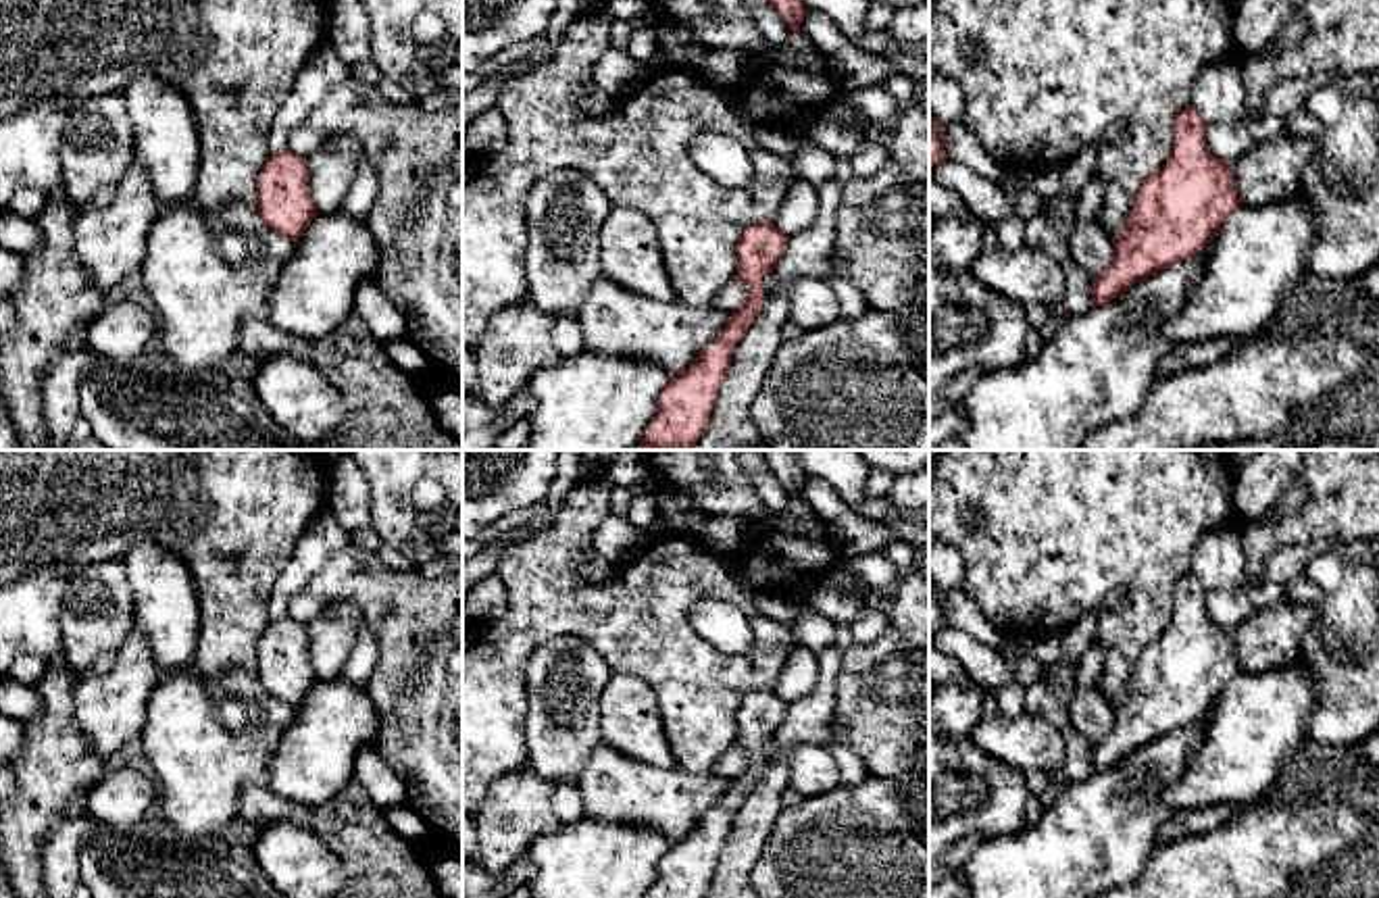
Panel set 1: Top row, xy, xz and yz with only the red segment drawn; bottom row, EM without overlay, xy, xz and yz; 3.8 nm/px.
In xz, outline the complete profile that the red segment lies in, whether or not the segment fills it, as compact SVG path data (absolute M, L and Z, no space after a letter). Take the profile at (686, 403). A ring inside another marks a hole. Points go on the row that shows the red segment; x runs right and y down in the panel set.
M775 223L750 225L735 244L735 277L748 285L746 302L731 313L729 323L712 346L702 348L692 365L673 377L658 396L658 413L644 429L646 450L692 450L710 423L723 379L752 321L762 308L762 277L775 271L787 235Z

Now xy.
M290 148L273 152L267 158L254 192L254 206L262 221L292 242L296 242L319 215L310 196L308 163Z

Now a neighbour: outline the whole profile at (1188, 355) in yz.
M1233 338L1173 344L1171 352L1158 363L1158 375L1171 377L1196 367L1206 367L1233 352Z

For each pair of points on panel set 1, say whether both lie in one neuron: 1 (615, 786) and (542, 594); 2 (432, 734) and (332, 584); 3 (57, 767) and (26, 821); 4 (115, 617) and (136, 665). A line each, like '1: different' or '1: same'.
1: different
2: same
3: same
4: different

